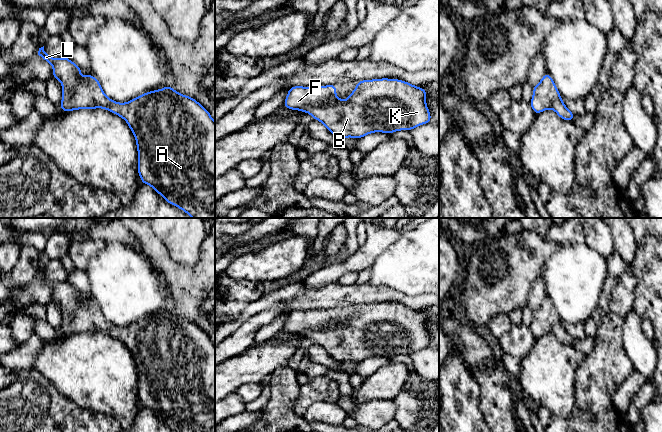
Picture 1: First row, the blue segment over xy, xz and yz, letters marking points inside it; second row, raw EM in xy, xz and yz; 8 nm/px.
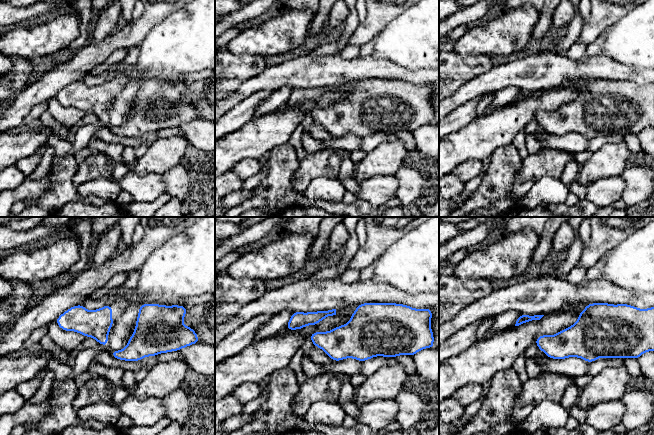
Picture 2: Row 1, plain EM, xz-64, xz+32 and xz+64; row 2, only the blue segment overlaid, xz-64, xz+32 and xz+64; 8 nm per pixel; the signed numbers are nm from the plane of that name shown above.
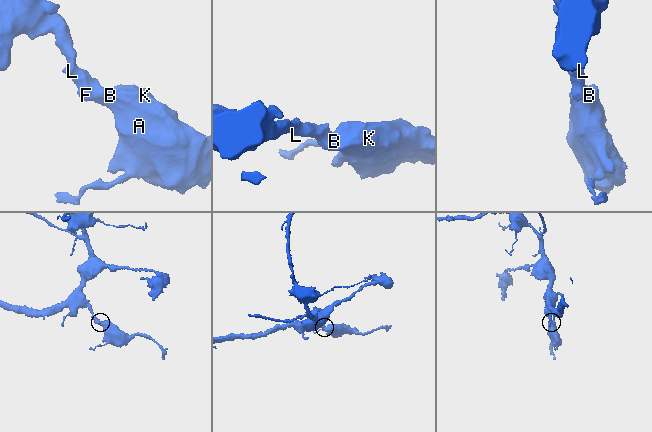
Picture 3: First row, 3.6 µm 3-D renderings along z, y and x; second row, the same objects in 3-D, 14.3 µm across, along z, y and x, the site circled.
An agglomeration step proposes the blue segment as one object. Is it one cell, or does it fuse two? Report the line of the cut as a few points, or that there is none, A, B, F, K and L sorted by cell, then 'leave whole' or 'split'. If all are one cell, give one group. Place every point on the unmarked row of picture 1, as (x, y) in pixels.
no cut | A B F K L | leave whole

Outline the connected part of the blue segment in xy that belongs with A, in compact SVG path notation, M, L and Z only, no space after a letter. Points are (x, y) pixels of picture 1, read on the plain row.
M44 270L39 272L38 279L44 283L46 286L50 287L53 291L53 301L58 303L62 308L62 325L60 328L60 333L62 335L73 335L79 333L96 333L102 332L109 334L115 339L123 342L132 357L135 360L137 375L138 375L138 398L143 408L150 409L158 418L160 418L167 427L174 429L178 432L215 432L215 345L212 343L209 335L205 333L199 326L197 326L192 321L183 319L174 314L170 309L159 314L153 314L144 318L139 319L135 323L132 323L129 326L118 327L110 322L108 322L98 303L94 300L87 298L83 301L80 296L82 292L77 290L74 286L68 283L66 280L63 282L51 282L45 275Z

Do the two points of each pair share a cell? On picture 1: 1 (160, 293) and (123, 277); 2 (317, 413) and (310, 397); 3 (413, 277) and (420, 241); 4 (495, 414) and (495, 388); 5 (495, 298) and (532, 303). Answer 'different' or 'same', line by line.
1: same
2: different
3: same
4: same
5: different

